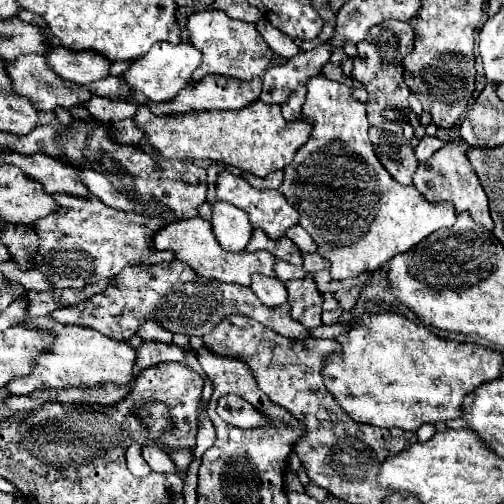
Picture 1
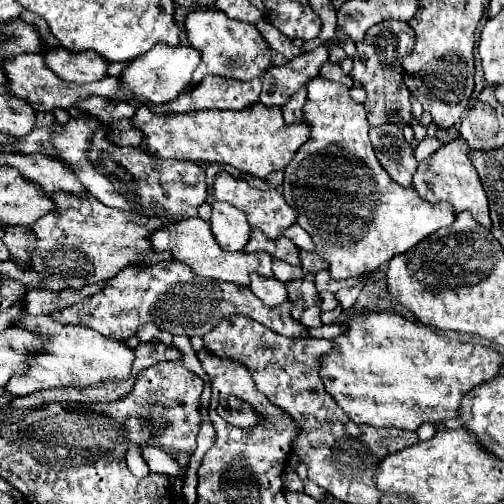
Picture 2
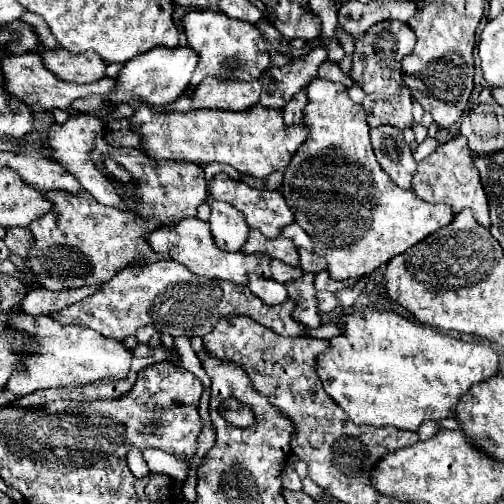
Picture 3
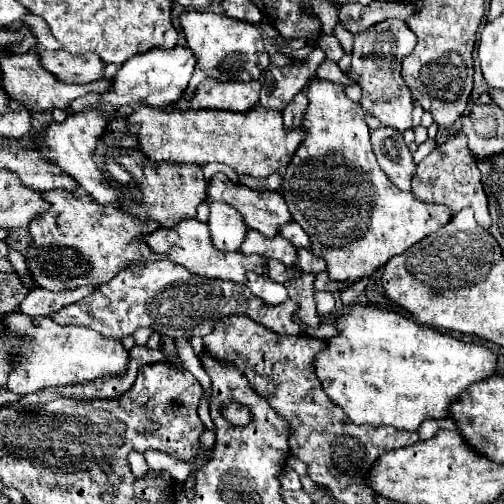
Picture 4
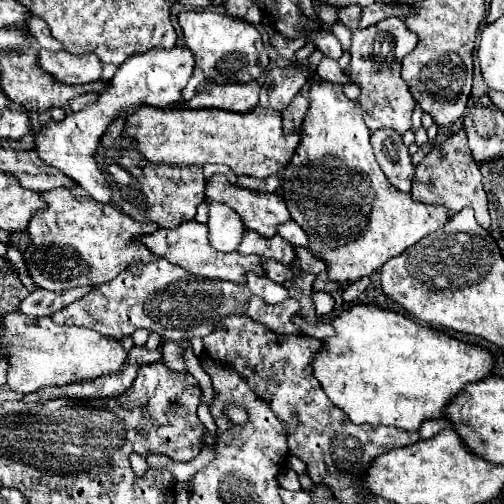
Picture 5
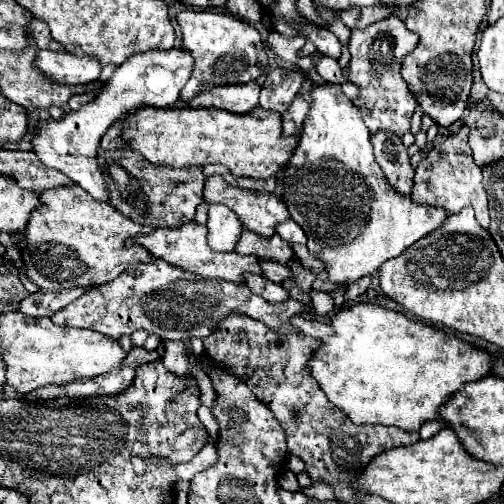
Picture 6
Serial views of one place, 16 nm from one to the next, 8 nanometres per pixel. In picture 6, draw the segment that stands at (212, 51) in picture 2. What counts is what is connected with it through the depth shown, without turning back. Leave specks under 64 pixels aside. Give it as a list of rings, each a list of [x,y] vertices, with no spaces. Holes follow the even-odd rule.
[[[186,10],[180,12],[176,18],[184,36],[182,46],[194,58],[192,76],[180,92],[180,98],[184,102],[188,102],[188,98],[194,98],[204,84],[244,84],[244,82],[258,80],[266,70],[268,66],[266,44],[262,42],[260,32],[252,24],[222,12]]]

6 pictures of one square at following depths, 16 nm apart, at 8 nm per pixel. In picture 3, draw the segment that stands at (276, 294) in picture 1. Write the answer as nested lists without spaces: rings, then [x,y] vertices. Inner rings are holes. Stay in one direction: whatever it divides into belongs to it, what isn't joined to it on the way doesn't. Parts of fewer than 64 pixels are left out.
[[[252,274],[248,288],[252,290],[252,294],[256,294],[268,306],[276,306],[276,304],[282,304],[284,300],[288,300],[288,292],[286,292],[284,284],[276,282],[274,278]]]

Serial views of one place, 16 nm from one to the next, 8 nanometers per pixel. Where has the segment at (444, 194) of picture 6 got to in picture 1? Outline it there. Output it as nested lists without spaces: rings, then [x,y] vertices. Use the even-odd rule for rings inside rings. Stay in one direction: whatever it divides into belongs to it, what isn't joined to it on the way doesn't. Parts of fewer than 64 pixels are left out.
[[[446,144],[440,150],[436,150],[432,158],[418,164],[418,170],[414,172],[414,186],[420,190],[420,194],[426,200],[432,200],[432,202],[450,200],[456,208],[456,214],[468,212],[476,224],[482,224],[484,228],[492,230],[494,222],[490,218],[488,198],[476,178],[474,168],[470,166],[470,162],[464,156],[466,150],[468,150],[468,144]]]

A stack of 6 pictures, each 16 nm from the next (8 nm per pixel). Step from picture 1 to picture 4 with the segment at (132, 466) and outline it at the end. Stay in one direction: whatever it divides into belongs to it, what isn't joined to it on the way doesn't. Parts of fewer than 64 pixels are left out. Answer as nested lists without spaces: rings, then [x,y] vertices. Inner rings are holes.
[[[134,449],[129,453],[128,461],[133,474],[138,478],[145,476],[149,470],[143,455]]]

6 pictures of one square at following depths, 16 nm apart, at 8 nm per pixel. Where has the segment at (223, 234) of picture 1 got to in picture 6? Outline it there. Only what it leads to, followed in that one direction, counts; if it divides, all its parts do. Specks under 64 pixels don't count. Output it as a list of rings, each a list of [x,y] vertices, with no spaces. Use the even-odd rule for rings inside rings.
[[[212,204],[208,210],[208,244],[218,252],[232,252],[244,232],[240,218],[228,206]]]

